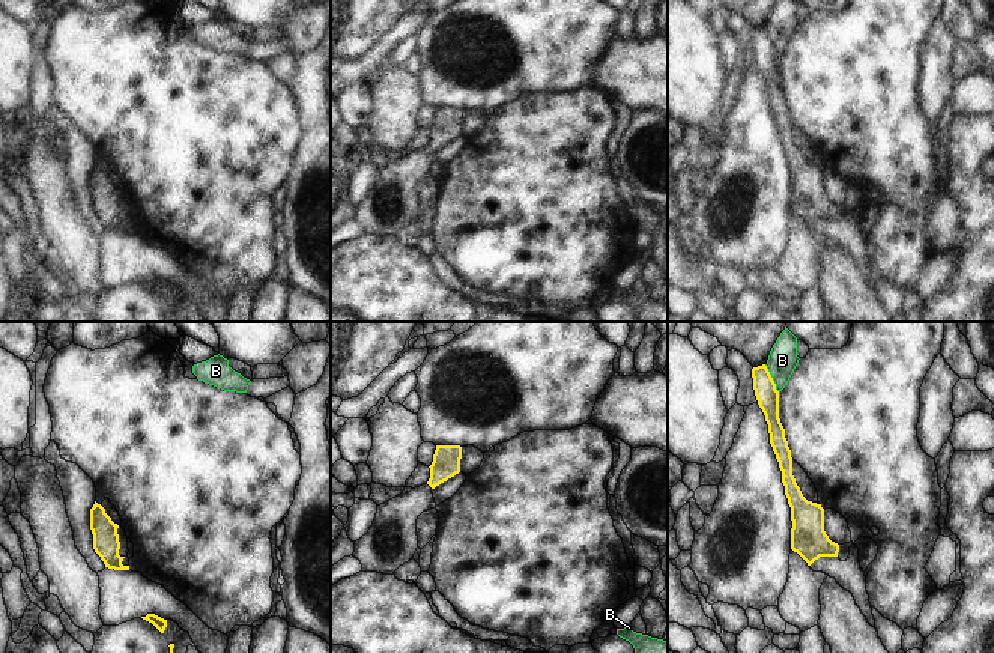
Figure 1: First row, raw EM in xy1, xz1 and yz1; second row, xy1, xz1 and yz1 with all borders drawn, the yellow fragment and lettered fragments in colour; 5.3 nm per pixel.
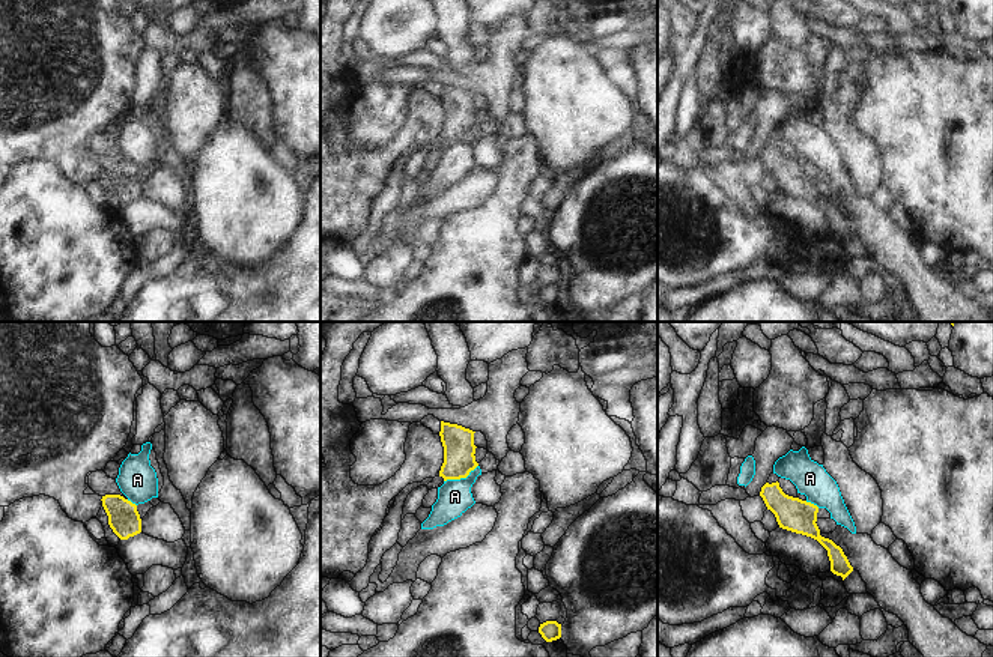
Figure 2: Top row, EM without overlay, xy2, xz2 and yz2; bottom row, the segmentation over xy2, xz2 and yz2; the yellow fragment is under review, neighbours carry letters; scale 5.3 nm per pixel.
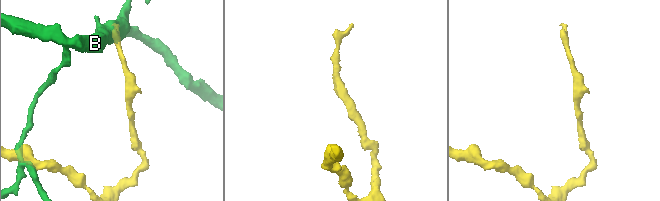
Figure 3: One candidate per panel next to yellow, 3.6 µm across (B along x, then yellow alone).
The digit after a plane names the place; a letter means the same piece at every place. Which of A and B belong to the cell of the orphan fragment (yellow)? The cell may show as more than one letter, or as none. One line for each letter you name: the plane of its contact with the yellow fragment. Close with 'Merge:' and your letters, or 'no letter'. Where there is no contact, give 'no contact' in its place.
Merge: no letter

